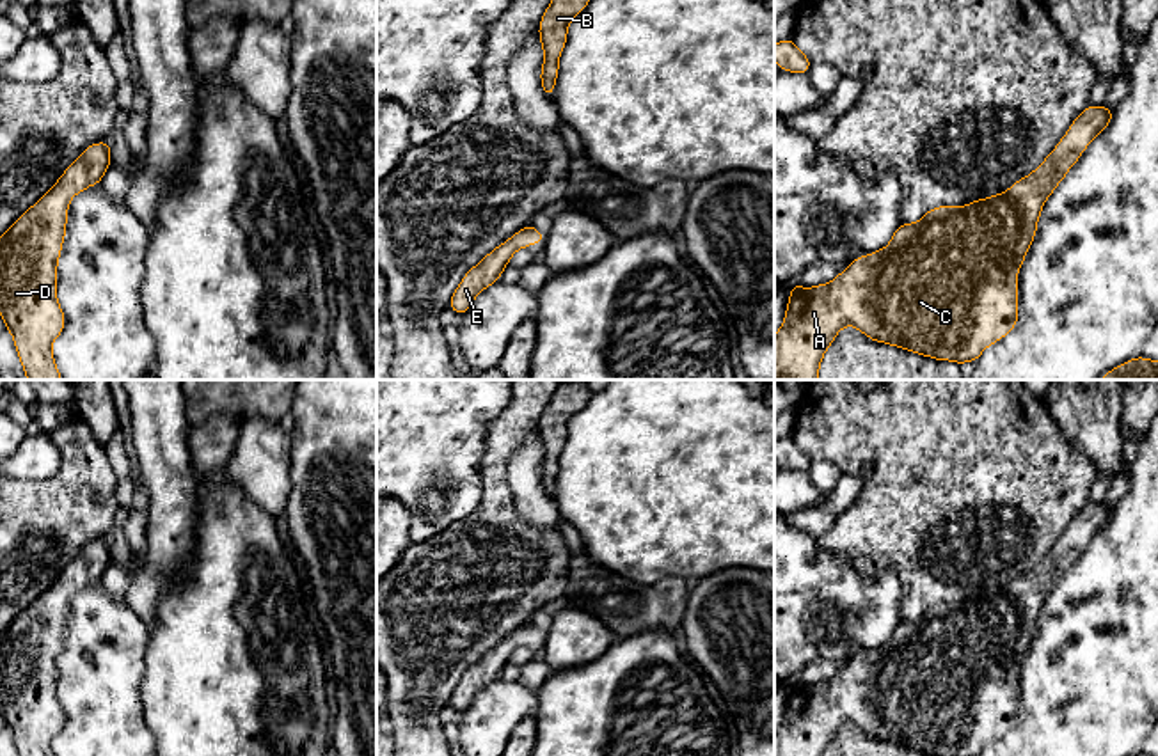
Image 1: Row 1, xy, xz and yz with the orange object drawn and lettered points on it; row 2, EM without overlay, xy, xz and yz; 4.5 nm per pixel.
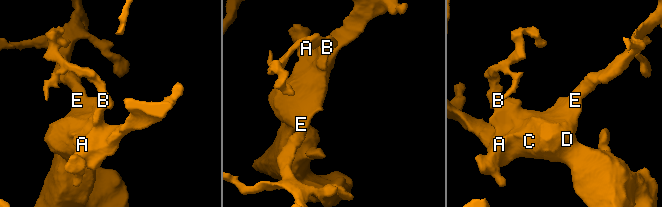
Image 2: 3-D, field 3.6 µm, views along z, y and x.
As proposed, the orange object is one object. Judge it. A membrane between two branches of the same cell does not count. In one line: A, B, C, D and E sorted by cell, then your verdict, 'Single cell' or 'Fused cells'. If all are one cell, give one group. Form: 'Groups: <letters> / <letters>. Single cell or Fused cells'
Groups: A B C D E. Single cell

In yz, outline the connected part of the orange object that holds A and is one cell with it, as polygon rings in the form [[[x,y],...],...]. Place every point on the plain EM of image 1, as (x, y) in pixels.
[[[1089,502],[1069,524],[1044,559],[1003,591],[966,603],[936,603],[915,621],[900,621],[890,641],[858,653],[831,680],[813,685],[790,683],[787,710],[774,733],[774,756],[822,756],[837,731],[853,722],[876,740],[892,742],[931,756],[979,756],[982,749],[1018,722],[1018,667],[1035,635],[1039,612],[1087,543],[1112,518],[1114,508]]]

